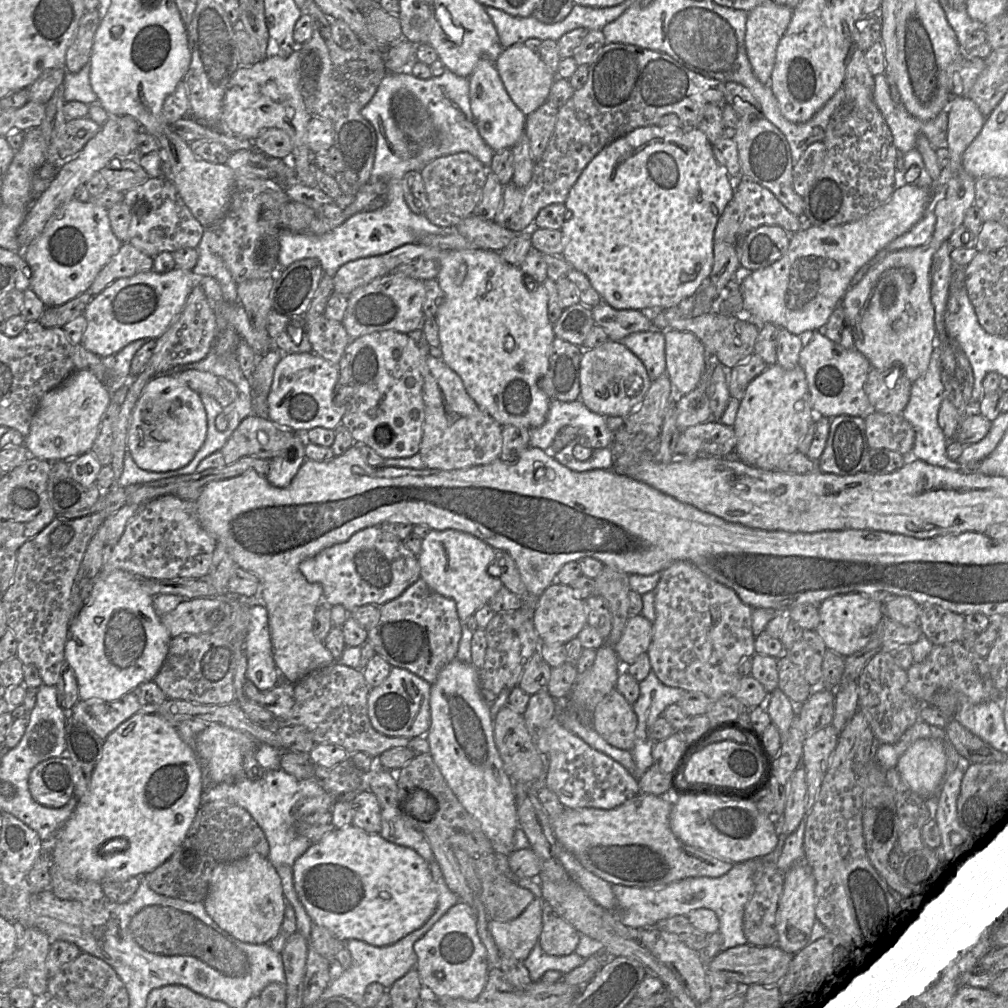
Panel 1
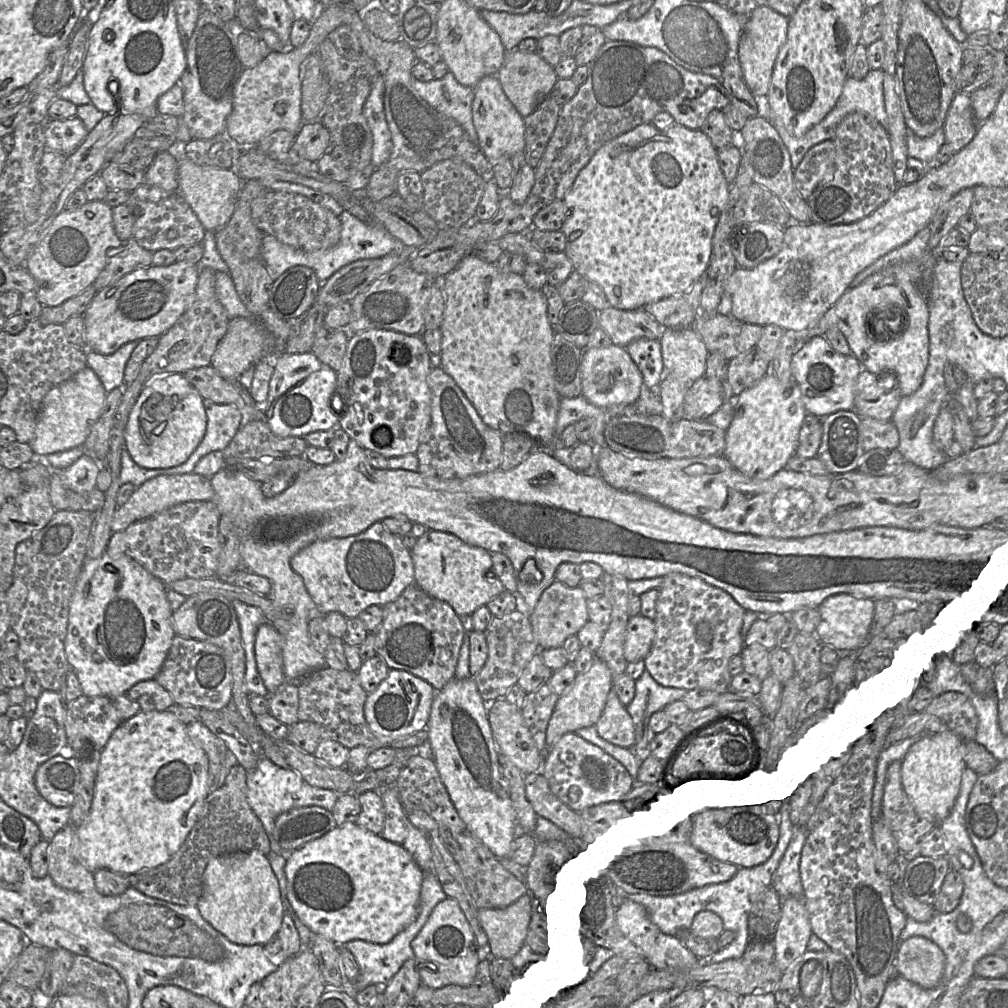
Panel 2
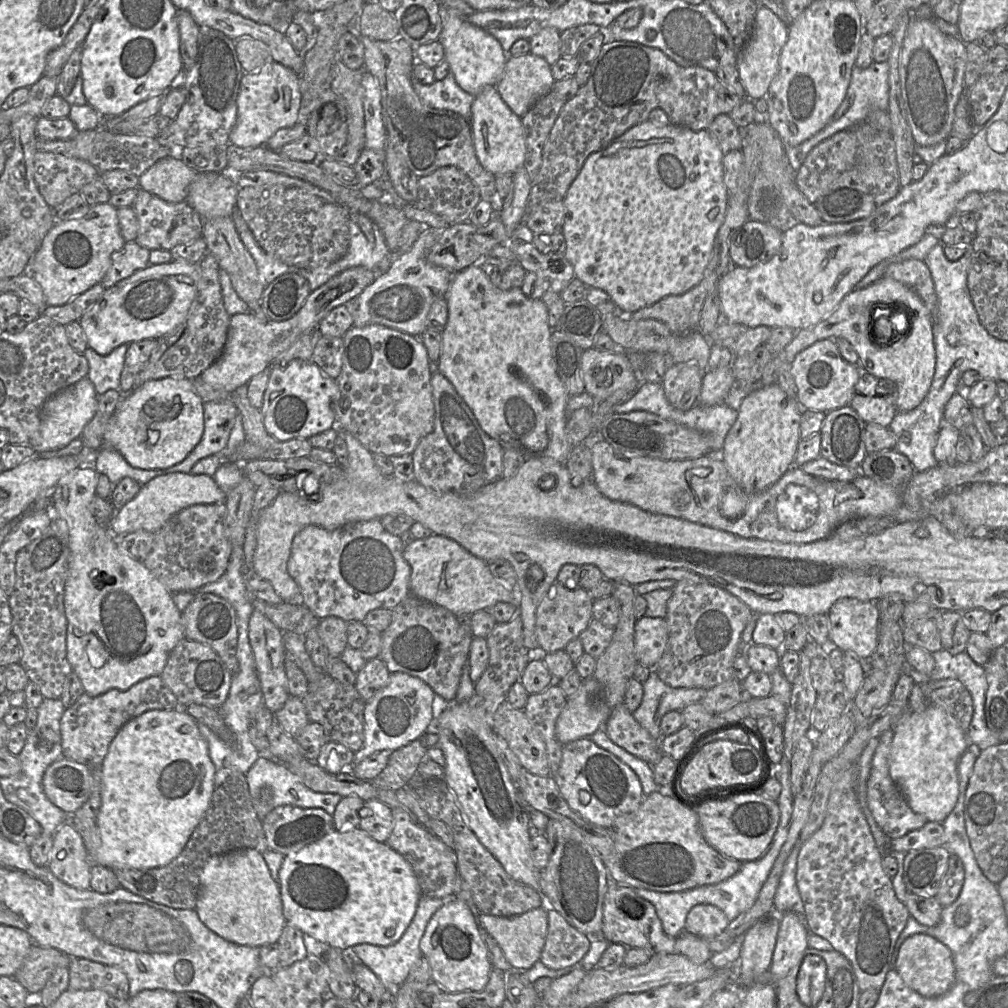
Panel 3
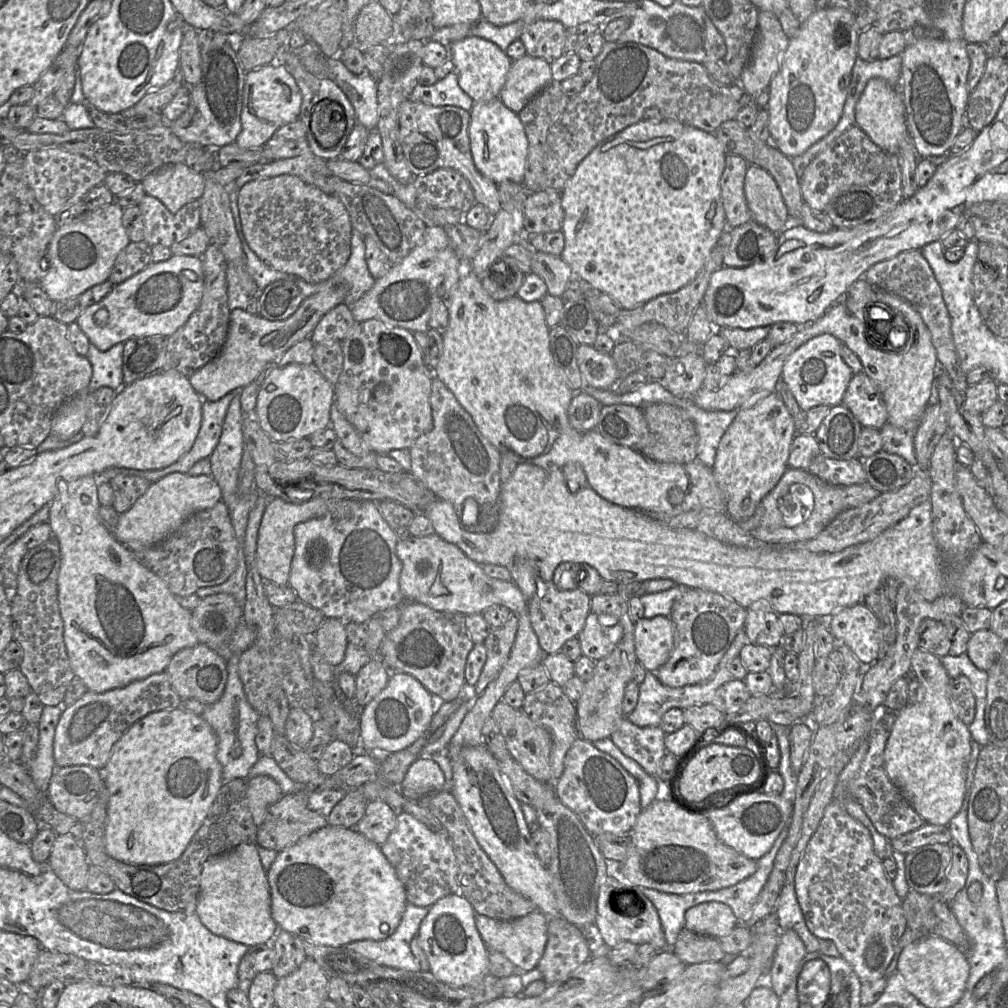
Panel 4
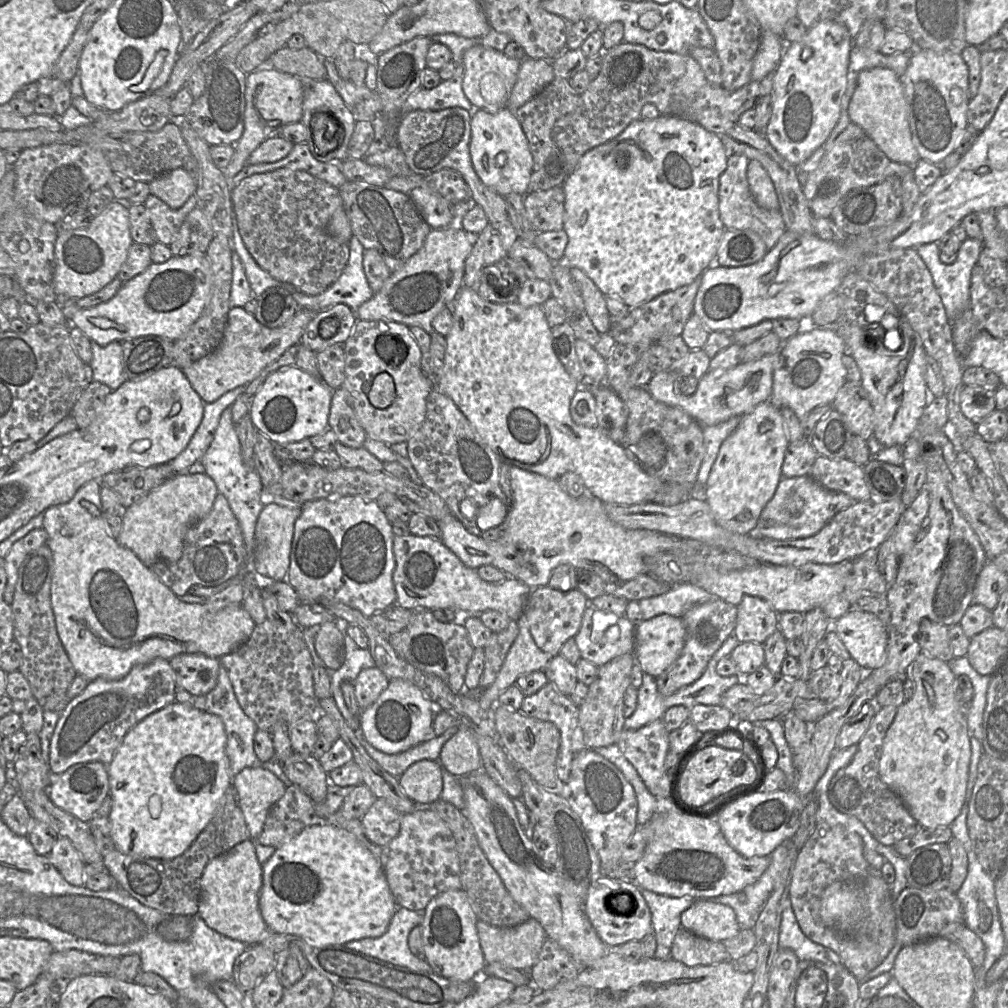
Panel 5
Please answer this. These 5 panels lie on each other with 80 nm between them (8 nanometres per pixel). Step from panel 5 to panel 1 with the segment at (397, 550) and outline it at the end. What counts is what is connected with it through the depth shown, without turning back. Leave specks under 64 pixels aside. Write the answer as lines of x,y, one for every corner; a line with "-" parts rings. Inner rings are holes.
430,530
422,539
417,556
420,578
435,592
452,599
456,604
460,621
489,604
490,599
503,587
494,569
496,550
475,536
457,530

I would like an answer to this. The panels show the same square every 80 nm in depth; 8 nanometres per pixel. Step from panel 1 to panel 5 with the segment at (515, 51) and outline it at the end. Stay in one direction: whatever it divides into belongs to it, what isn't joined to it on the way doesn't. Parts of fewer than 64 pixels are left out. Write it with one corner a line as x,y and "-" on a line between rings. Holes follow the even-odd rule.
525,57
521,60
518,78
509,96
507,107
515,112
554,78
552,61

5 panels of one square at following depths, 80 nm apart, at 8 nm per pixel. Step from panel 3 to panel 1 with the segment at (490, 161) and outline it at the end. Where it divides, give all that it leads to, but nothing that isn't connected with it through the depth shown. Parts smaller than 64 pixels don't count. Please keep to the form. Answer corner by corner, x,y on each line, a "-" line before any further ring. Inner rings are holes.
480,60
468,80
471,111
481,137
494,152
511,149
525,132
526,116
508,95
495,63

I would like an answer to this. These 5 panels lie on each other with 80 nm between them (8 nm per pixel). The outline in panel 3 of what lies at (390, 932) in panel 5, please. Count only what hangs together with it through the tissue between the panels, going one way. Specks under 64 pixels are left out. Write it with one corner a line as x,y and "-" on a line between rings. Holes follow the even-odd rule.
421,896
417,904
415,915
402,935
402,937
393,945
375,946
362,943
352,947
353,952
381,981
384,987
395,996
400,986
408,977
416,961
422,955
419,945
425,932
427,924
435,912
442,907
447,900
438,898
429,898

